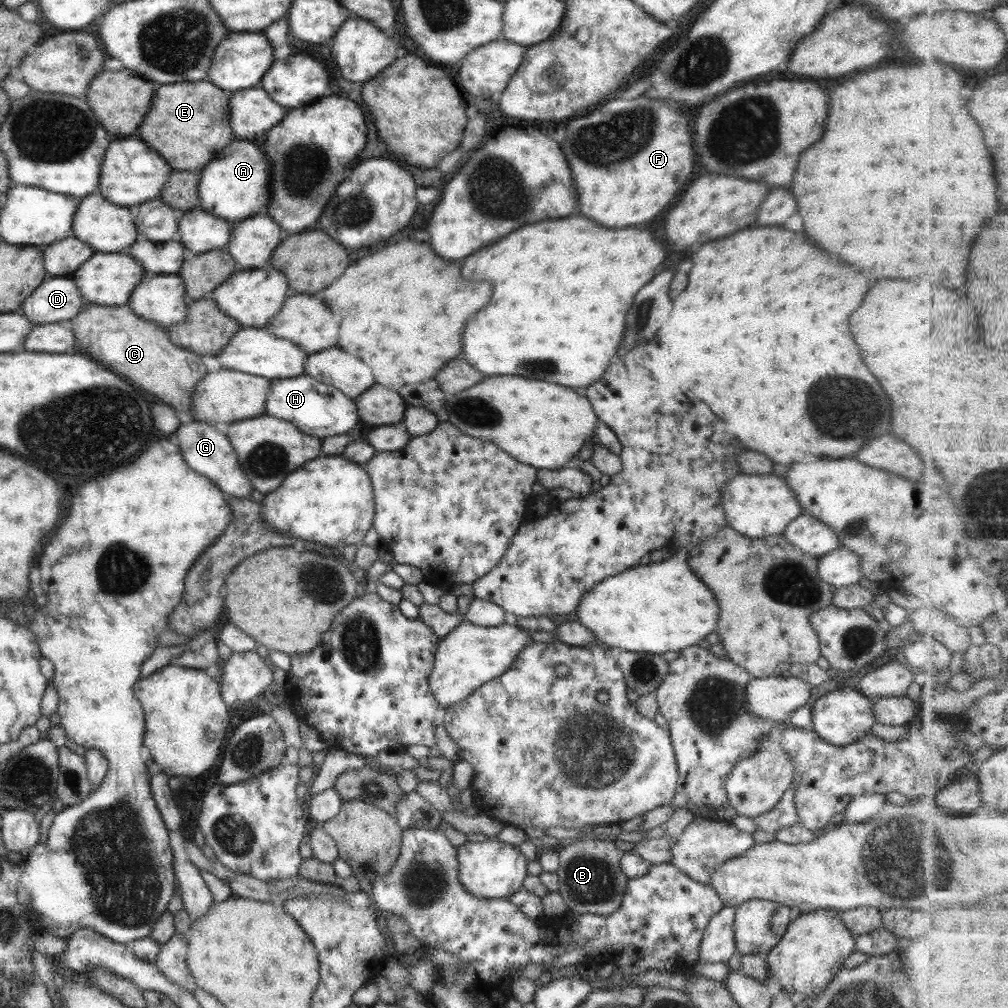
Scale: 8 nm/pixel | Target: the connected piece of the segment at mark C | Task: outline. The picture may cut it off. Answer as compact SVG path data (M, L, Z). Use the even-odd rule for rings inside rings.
M83 302L77 314L69 320L69 330L74 336L74 346L89 354L89 358L103 368L109 368L113 372L121 372L125 378L129 378L133 384L141 386L149 394L157 396L161 402L169 404L183 420L192 420L190 416L190 394L195 385L205 376L205 366L201 363L201 357L189 352L187 349L171 344L168 334L157 324L140 319L125 305L101 306L95 303Z

